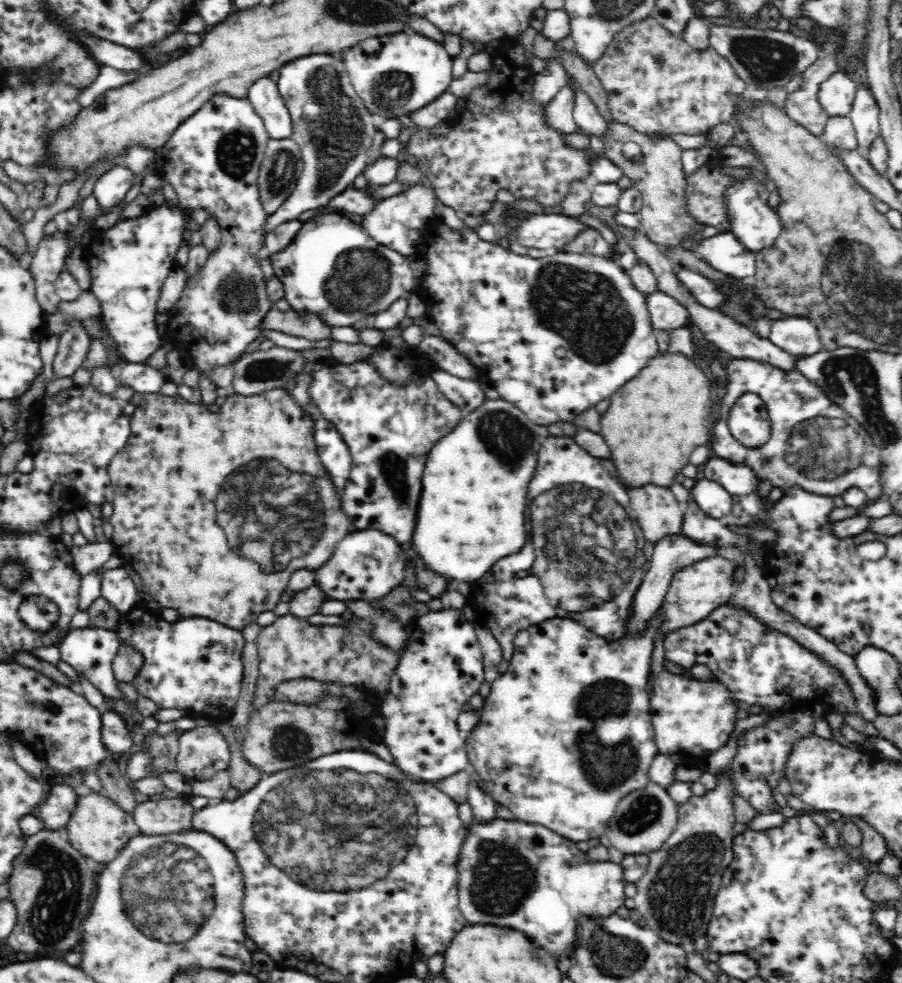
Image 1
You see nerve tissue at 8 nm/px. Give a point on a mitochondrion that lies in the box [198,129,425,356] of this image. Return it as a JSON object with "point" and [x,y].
{"point":[362,278]}

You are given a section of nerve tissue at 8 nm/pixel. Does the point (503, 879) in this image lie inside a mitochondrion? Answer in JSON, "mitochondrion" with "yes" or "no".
{"mitochondrion":"yes"}

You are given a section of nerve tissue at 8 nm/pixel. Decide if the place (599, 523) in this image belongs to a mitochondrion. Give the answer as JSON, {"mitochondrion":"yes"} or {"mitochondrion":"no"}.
{"mitochondrion":"yes"}

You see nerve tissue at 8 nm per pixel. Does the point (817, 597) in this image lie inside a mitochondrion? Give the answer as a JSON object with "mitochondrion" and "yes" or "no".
{"mitochondrion":"no"}

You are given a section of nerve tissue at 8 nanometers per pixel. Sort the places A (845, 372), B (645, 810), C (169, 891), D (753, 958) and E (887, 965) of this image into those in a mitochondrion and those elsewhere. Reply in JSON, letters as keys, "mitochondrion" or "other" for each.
{"A":"mitochondrion","B":"mitochondrion","C":"mitochondrion","D":"other","E":"other"}

